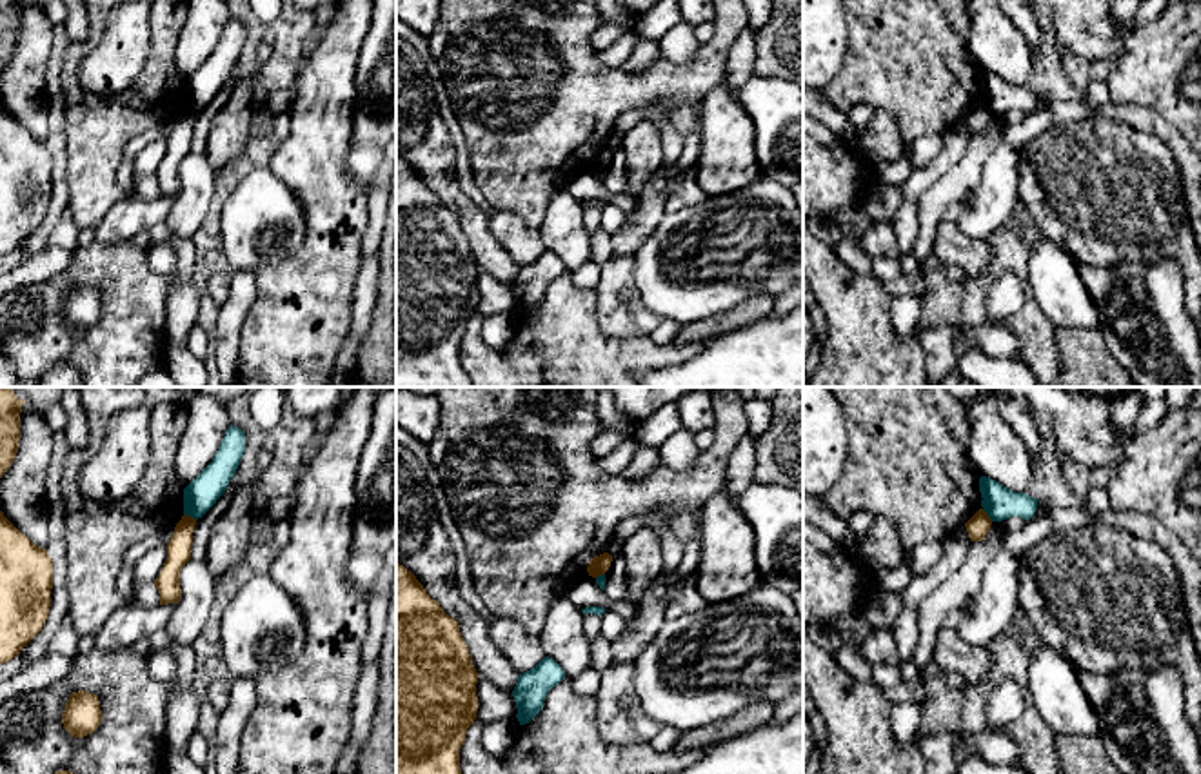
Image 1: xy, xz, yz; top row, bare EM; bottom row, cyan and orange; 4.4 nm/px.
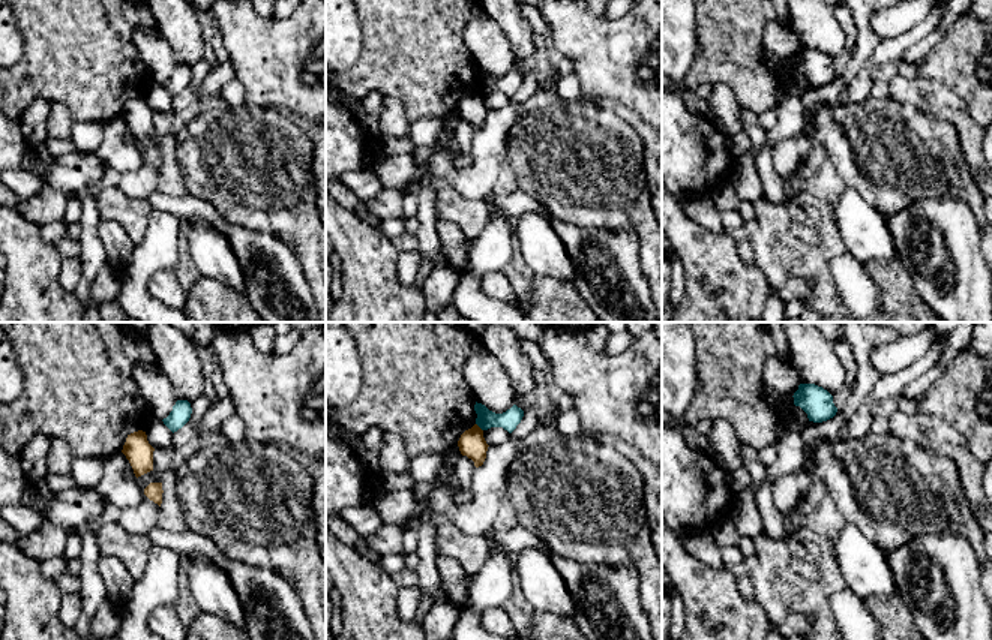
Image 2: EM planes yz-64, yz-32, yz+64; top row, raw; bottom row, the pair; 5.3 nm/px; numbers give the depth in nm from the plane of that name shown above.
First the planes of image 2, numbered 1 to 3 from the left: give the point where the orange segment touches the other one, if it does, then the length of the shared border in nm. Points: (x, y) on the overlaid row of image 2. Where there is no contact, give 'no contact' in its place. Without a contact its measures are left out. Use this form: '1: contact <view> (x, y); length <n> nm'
1: no contact
2: contact yz-32 (479, 426); length 60 nm
3: no contact

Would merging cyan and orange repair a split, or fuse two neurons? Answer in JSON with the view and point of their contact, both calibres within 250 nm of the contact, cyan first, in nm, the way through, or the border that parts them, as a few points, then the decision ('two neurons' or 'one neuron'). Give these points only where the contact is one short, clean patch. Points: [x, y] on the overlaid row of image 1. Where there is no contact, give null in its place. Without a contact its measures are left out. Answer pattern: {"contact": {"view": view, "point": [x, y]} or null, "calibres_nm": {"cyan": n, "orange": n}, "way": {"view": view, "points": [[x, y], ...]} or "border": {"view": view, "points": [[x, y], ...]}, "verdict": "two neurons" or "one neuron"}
{"contact": {"view": "xy", "point": [189, 515]}, "calibres_nm": {"cyan": 150, "orange": 110}, "border": {"view": "xy", "points": [[184, 513], [195, 520]]}, "verdict": "two neurons"}

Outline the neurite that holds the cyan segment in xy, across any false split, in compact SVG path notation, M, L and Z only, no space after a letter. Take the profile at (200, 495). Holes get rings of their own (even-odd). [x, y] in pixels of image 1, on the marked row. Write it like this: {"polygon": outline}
{"polygon": "M229 425L213 461L184 489L184 514L202 518L223 494L245 452L245 434Z"}

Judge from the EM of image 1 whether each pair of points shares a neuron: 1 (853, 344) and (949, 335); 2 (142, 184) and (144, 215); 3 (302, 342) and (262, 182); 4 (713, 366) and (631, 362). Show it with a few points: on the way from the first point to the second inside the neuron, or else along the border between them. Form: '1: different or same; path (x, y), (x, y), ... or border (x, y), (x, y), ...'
1: different; border (918, 335), (925, 367)
2: different; border (133, 195), (144, 200), (160, 198)
3: different; border (307, 226), (304, 242), (289, 257), (253, 271)
4: different; border (705, 342), (691, 357), (660, 367)

